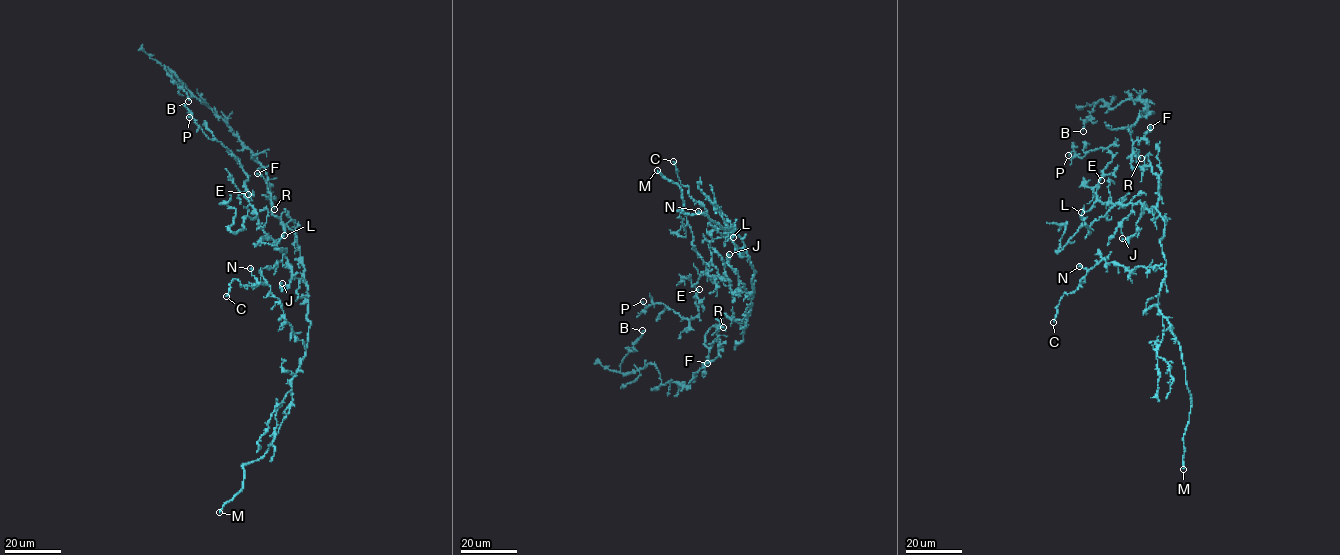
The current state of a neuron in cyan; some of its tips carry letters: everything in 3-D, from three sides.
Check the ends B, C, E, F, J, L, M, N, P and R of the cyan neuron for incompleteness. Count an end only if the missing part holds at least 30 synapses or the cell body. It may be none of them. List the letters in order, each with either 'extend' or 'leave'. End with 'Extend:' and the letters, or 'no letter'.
B: leave
C: leave
E: leave
F: leave
J: leave
L: leave
M: extend
N: leave
P: leave
R: leave
Extend: M

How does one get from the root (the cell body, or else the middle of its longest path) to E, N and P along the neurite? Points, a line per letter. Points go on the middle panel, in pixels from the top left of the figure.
E: (748, 319), (752, 295), (738, 289), (733, 292), (726, 279), (709, 276), (706, 270), (695, 283), (699, 289)
N: (748, 319), (755, 274), (749, 257), (739, 254), (732, 234), (723, 228), (716, 229), (706, 213), (698, 211)
P: (748, 319), (752, 294), (733, 292), (729, 281), (709, 276), (707, 269), (695, 283), (695, 318), (643, 301)

